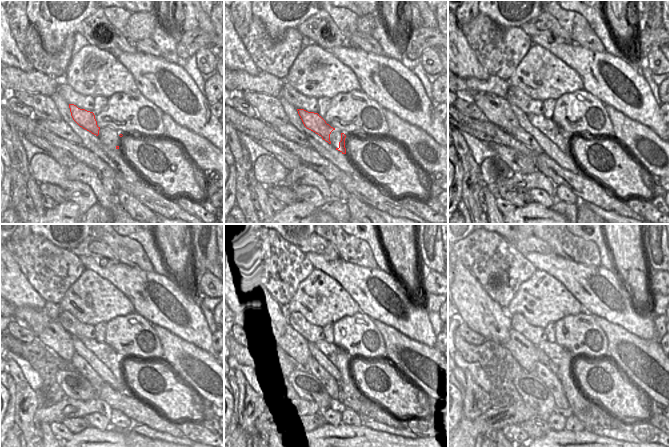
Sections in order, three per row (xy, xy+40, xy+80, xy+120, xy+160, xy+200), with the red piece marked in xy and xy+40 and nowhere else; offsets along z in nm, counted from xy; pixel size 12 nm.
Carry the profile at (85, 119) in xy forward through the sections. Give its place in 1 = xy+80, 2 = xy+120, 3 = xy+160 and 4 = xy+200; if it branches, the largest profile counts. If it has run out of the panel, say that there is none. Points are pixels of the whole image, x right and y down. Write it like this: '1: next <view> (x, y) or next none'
1: next xy+80 (556, 134)
2: next xy+120 (112, 360)
3: next xy+160 (368, 412)
4: next xy+200 (592, 417)

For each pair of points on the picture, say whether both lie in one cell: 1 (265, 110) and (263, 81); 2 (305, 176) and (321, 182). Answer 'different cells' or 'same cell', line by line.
1: different cells
2: same cell

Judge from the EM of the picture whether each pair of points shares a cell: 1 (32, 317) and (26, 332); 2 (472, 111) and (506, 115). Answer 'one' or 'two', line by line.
1: two
2: two

